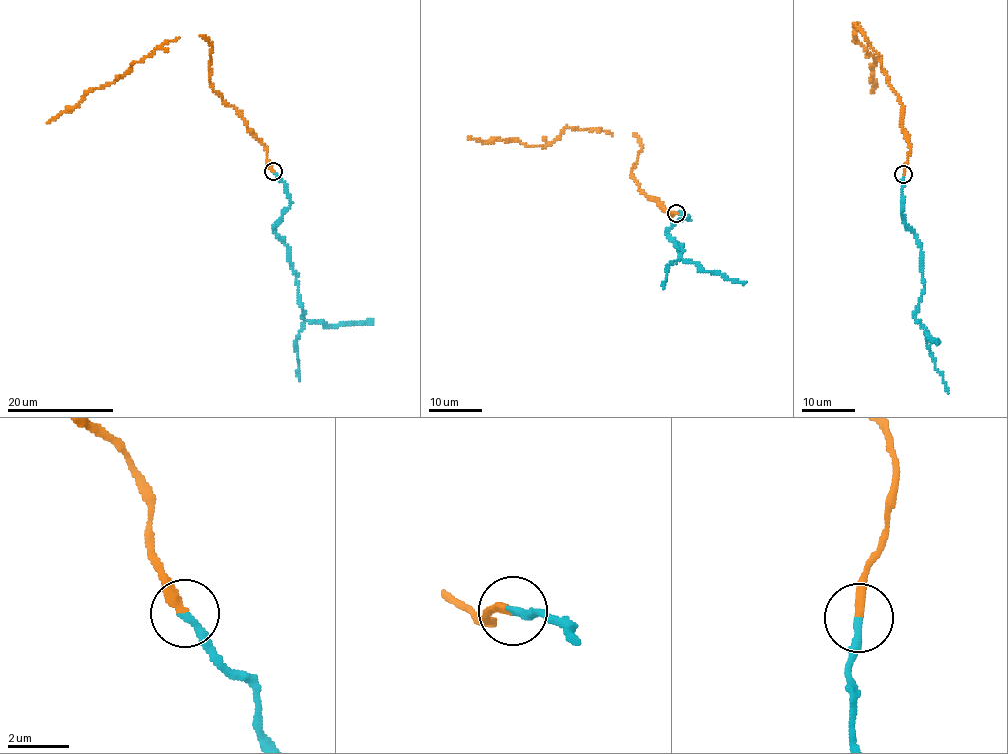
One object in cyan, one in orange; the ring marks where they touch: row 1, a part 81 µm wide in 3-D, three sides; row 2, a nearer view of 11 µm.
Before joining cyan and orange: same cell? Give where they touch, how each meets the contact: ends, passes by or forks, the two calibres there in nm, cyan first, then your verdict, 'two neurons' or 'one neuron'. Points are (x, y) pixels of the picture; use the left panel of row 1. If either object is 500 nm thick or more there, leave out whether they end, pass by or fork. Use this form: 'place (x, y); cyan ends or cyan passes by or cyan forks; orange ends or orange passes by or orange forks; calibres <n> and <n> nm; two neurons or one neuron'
place (273, 171); cyan ends; orange ends; calibres 260 and 300 nm; one neuron

